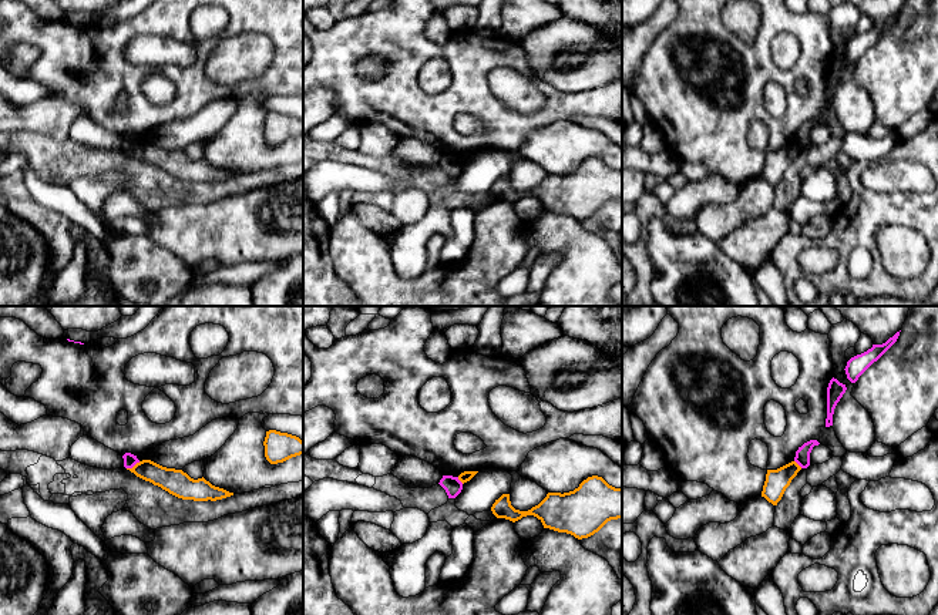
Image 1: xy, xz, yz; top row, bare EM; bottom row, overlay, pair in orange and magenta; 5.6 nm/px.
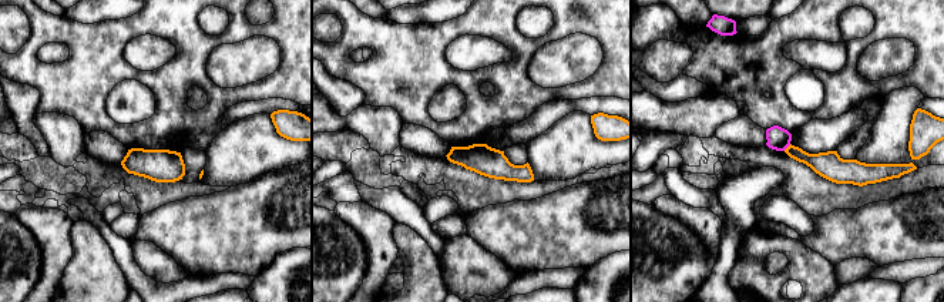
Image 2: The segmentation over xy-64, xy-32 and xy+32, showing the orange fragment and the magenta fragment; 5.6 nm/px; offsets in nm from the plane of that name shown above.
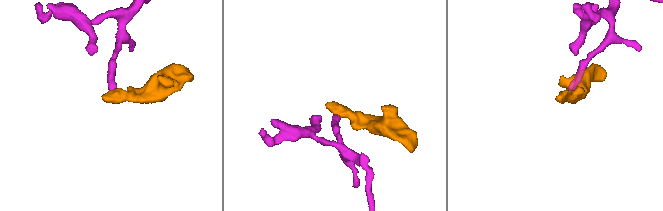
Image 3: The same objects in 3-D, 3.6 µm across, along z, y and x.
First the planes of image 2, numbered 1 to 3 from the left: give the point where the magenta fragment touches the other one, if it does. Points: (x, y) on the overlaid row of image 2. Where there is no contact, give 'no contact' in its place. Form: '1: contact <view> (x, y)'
1: no contact
2: no contact
3: contact xy+32 (788, 147)

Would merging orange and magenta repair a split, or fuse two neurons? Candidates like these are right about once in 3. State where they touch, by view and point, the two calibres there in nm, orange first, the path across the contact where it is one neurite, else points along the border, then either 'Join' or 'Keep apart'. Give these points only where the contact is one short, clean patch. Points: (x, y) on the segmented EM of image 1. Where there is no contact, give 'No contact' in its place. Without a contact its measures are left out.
Touches orange at xy (134, 466). Thickness 140 nm (orange) against 80 nm. Boundary: xy (140, 461), (127, 469). Keep apart

